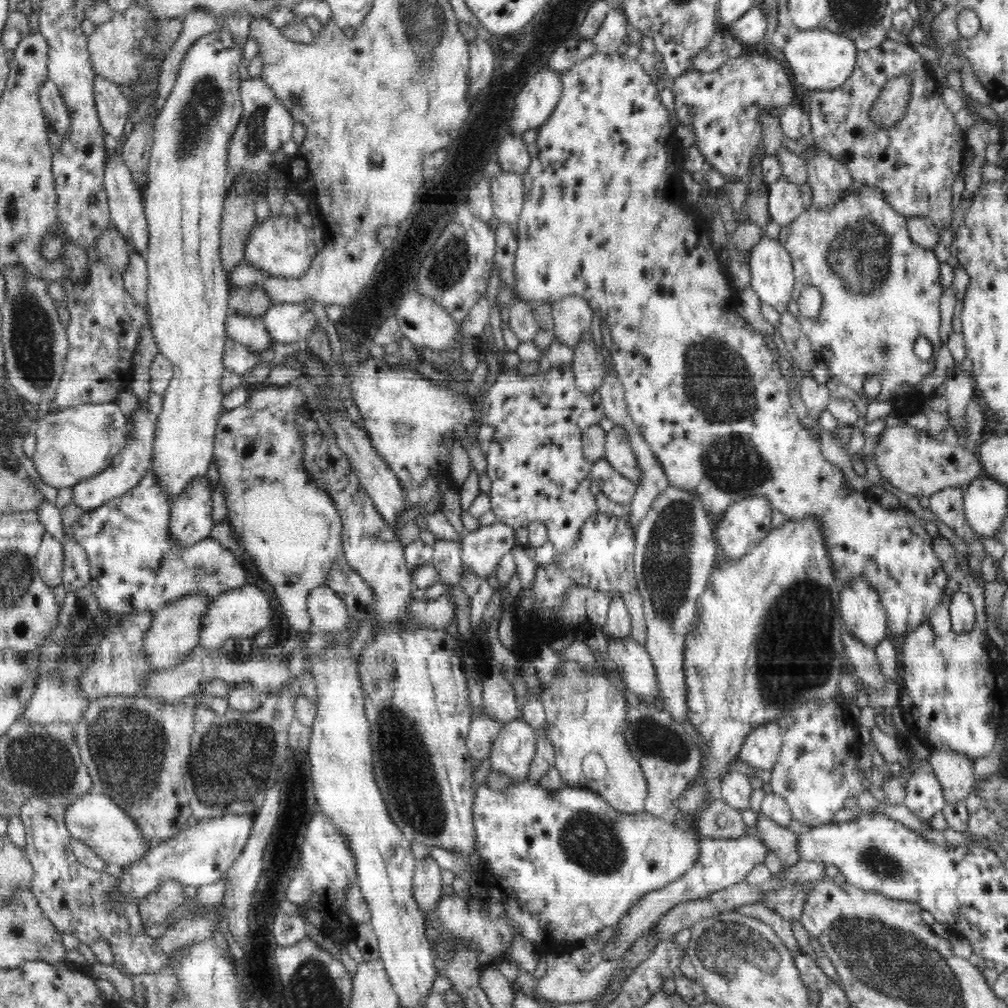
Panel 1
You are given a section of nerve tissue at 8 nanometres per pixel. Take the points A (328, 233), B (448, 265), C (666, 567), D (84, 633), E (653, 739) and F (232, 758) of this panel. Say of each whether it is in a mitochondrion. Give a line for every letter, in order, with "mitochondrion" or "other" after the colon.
A: other
B: mitochondrion
C: mitochondrion
D: mitochondrion
E: mitochondrion
F: mitochondrion

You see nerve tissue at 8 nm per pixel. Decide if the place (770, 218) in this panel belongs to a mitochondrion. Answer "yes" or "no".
no

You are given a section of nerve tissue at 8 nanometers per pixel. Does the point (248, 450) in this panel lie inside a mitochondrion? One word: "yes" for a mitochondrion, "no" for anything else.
no

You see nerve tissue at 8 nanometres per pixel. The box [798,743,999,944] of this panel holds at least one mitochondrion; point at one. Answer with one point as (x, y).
(881, 863)

